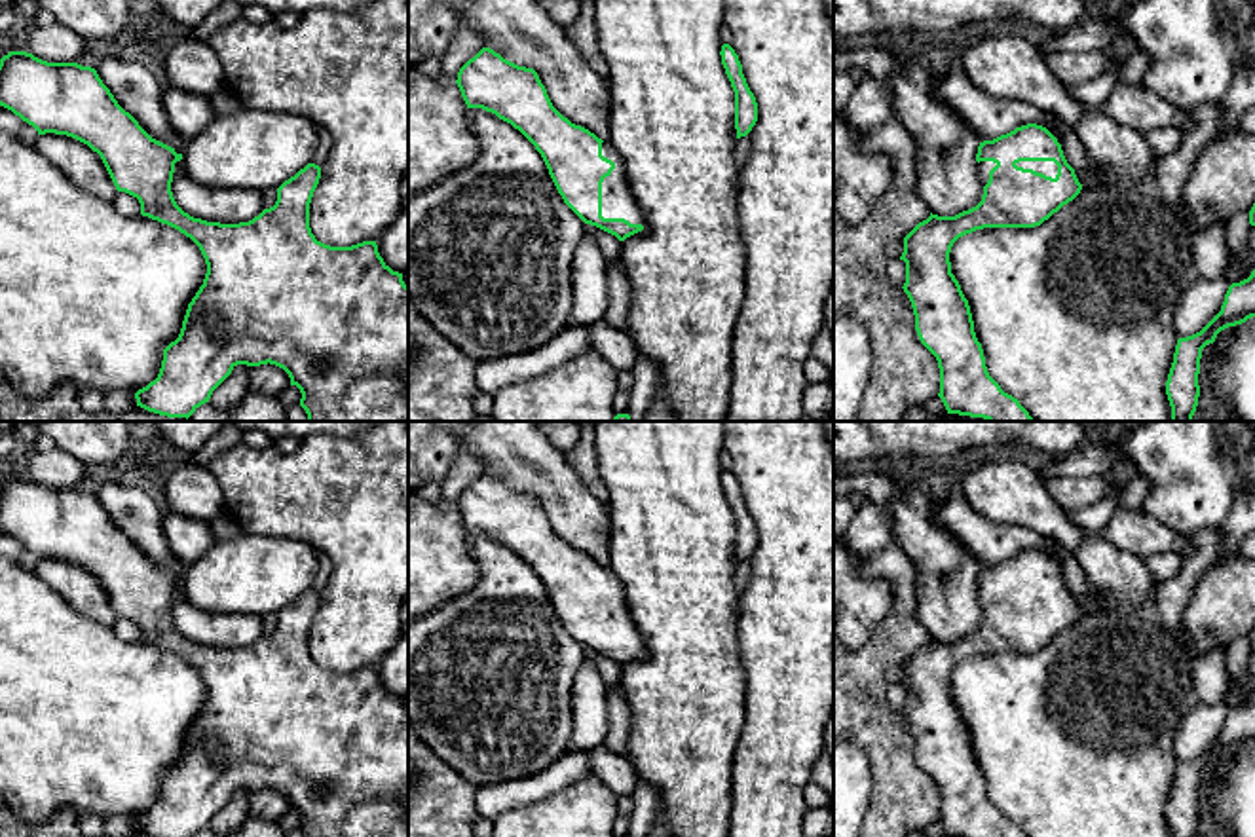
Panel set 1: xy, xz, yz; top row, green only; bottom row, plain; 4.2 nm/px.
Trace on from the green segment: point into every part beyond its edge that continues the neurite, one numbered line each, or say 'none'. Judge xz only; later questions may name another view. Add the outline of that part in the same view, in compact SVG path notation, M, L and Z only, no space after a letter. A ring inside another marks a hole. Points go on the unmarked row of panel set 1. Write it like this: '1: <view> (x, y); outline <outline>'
1: xz (618, 627); outline M608 566L602 567L602 581L615 588L611 600L602 607L602 642L644 651L644 638L628 613L623 585Z

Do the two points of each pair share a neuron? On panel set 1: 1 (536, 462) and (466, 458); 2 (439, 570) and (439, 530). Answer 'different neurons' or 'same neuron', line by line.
1: different neurons
2: same neuron

